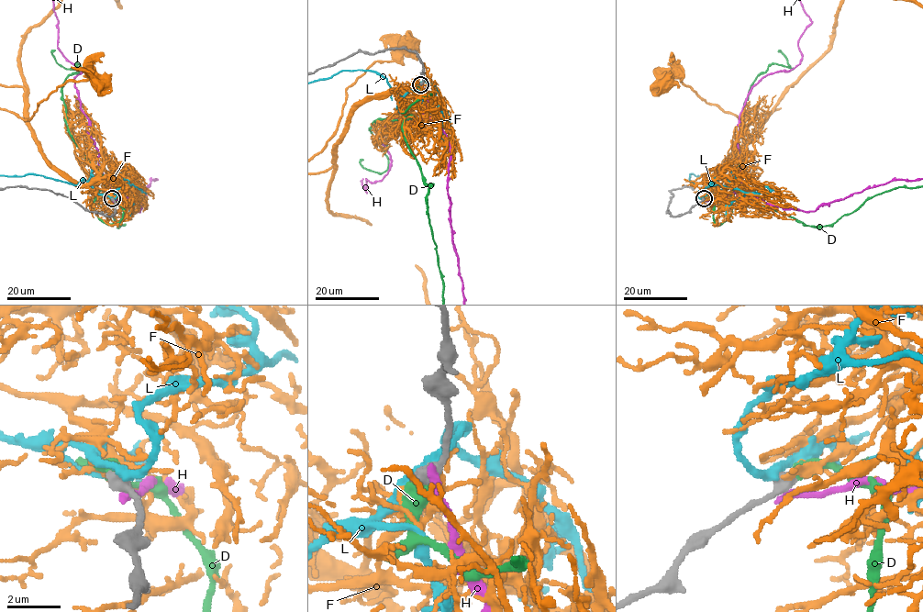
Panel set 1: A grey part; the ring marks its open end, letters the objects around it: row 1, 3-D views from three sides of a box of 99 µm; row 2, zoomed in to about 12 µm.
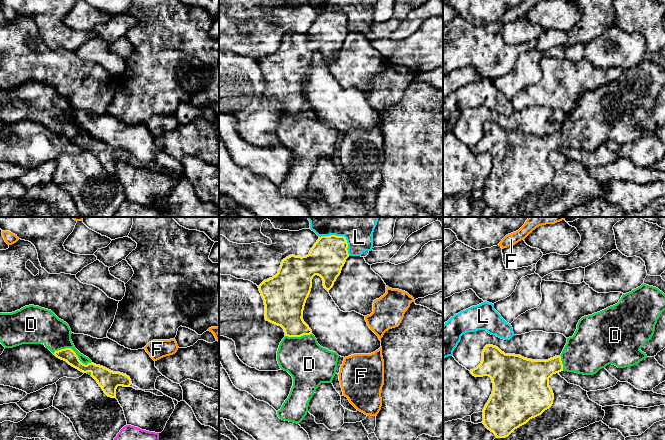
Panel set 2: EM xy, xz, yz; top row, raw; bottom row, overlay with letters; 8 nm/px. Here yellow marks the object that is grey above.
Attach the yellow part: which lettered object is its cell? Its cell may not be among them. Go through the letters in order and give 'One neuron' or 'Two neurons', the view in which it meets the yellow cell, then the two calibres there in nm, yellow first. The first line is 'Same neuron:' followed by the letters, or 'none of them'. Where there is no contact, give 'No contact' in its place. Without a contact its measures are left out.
Same neuron: D
D: One neuron. Touches yellow in xy. Thickness 110 nm (yellow) against 240 nm
F: Two neurons. No contact
H: Two neurons. No contact
L: Two neurons. Touches yellow in xz. Thickness 300 nm (yellow) against 220 nm

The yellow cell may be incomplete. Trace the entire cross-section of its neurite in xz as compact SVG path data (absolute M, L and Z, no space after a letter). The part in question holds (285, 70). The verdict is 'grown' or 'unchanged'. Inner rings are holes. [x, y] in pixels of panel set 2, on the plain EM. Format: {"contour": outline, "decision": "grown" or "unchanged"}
{"contour": "M321 12L308 31L286 33L282 36L278 49L258 62L264 76L265 96L281 102L285 108L277 127L277 137L280 144L292 152L293 162L281 185L277 187L282 196L299 200L307 191L309 178L318 162L321 159L332 159L336 150L339 131L318 120L302 93L313 53L320 52L324 64L329 67L349 33L347 24L348 19L344 12Z", "decision": "grown"}

